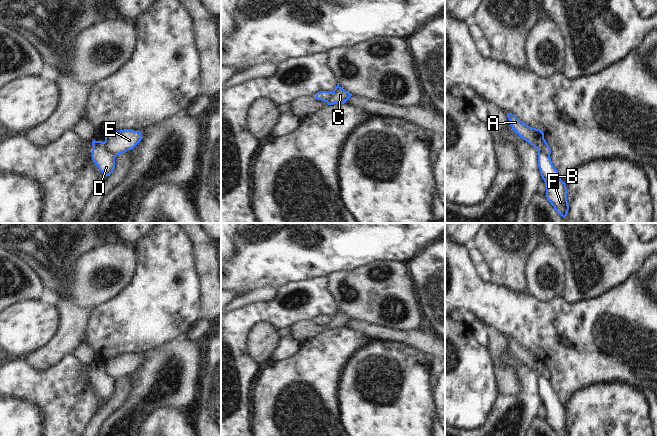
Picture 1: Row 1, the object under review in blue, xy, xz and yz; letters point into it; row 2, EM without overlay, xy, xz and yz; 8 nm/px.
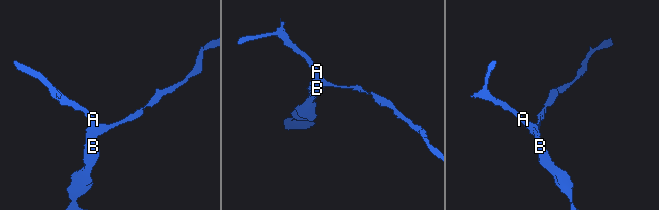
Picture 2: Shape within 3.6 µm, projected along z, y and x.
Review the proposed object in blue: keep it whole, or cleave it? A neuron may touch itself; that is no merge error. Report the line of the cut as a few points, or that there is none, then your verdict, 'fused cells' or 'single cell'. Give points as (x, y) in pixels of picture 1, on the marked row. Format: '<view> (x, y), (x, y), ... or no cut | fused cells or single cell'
xy (104, 141), (104, 146), (116, 155) | fused cells

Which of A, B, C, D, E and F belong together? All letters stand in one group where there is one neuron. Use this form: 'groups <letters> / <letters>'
groups A C E / B D F

